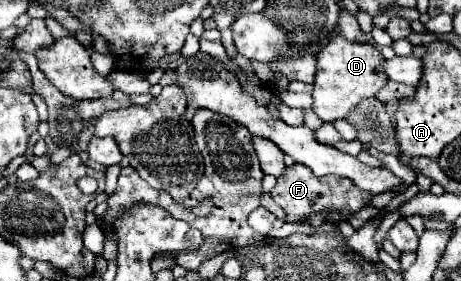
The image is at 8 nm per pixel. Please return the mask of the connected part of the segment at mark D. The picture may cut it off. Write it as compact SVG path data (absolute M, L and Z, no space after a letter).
M335 34L323 52L317 56L317 74L313 82L313 110L323 122L335 122L347 118L347 114L369 96L375 96L379 88L385 86L387 76L383 76L377 66L383 62L381 52L367 44L357 44L347 40L343 34Z

